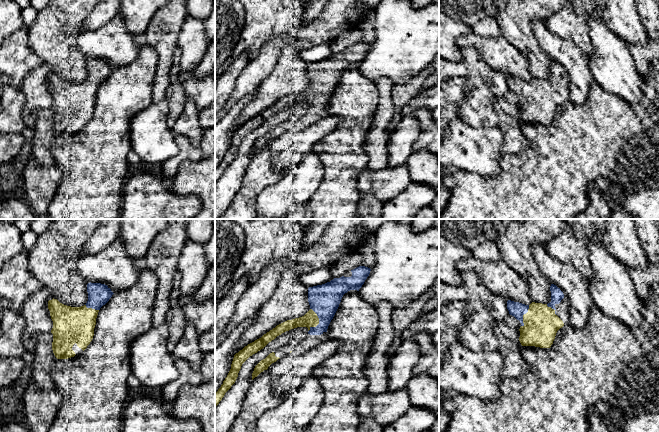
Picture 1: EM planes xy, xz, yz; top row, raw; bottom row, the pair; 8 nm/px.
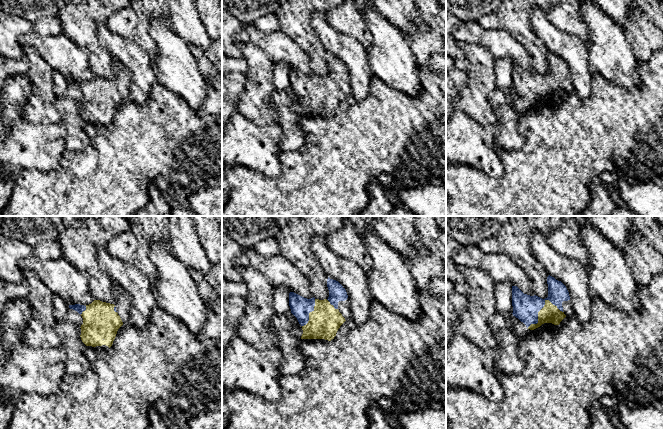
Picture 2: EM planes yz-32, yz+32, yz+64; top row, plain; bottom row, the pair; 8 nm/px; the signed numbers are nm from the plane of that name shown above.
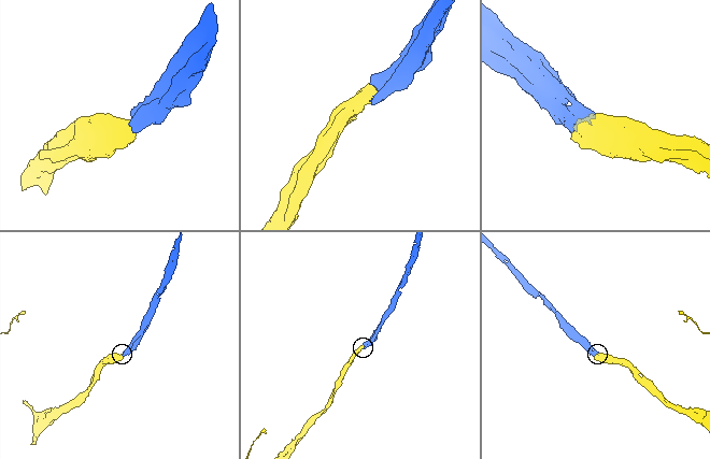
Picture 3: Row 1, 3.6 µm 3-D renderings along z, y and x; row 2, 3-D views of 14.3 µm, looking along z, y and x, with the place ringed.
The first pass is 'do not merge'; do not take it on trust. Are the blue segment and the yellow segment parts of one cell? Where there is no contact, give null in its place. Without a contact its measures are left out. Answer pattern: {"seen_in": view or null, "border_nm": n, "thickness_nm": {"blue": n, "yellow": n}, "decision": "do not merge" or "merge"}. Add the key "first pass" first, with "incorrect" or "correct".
{"first pass": "incorrect", "seen_in": "xz", "border_nm": 190, "thickness_nm": {"blue": 240, "yellow": 120}, "decision": "merge"}

